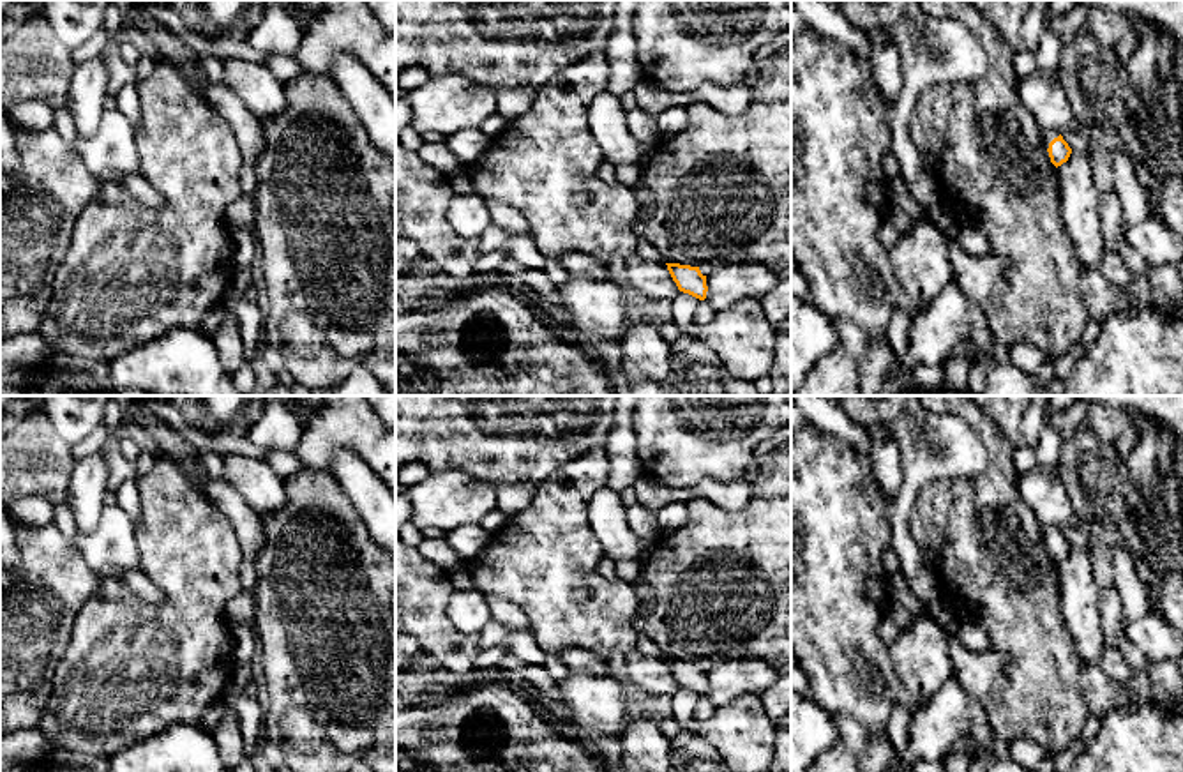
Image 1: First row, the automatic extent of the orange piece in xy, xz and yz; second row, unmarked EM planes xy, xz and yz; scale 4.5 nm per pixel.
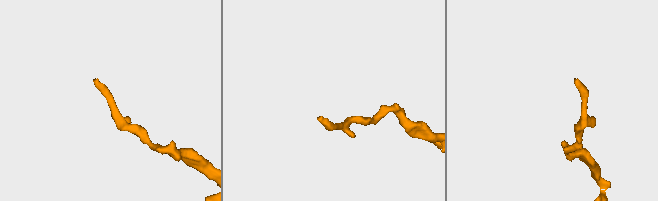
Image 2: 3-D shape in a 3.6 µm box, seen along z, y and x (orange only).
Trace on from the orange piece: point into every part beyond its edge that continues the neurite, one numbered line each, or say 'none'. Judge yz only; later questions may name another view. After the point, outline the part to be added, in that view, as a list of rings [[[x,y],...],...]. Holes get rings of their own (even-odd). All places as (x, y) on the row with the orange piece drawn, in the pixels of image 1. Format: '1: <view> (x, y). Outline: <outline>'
none

